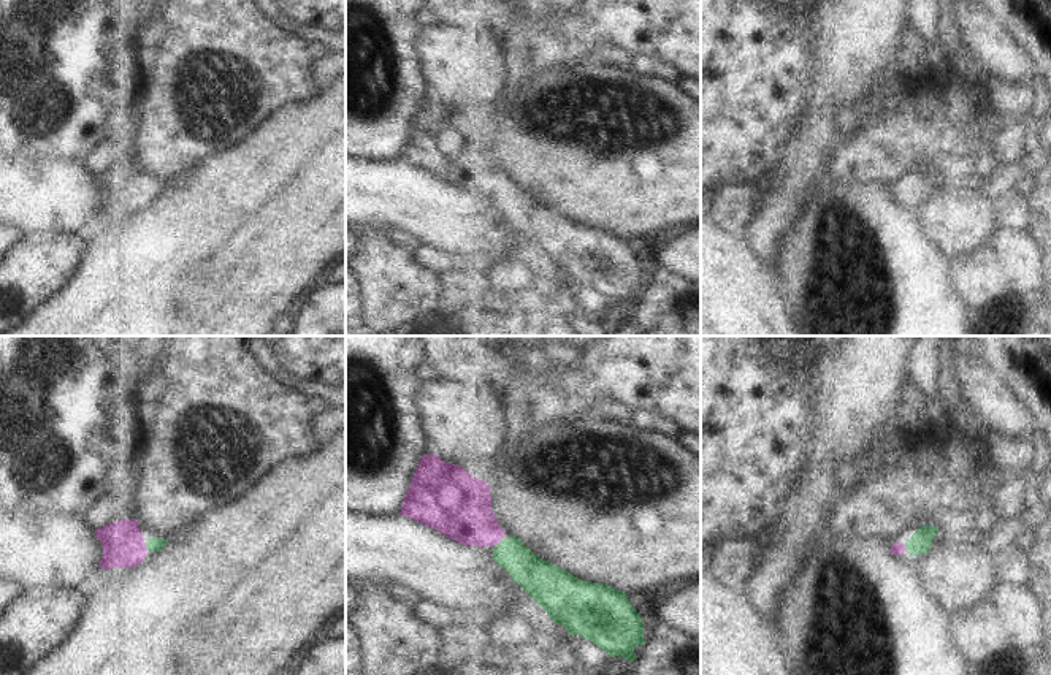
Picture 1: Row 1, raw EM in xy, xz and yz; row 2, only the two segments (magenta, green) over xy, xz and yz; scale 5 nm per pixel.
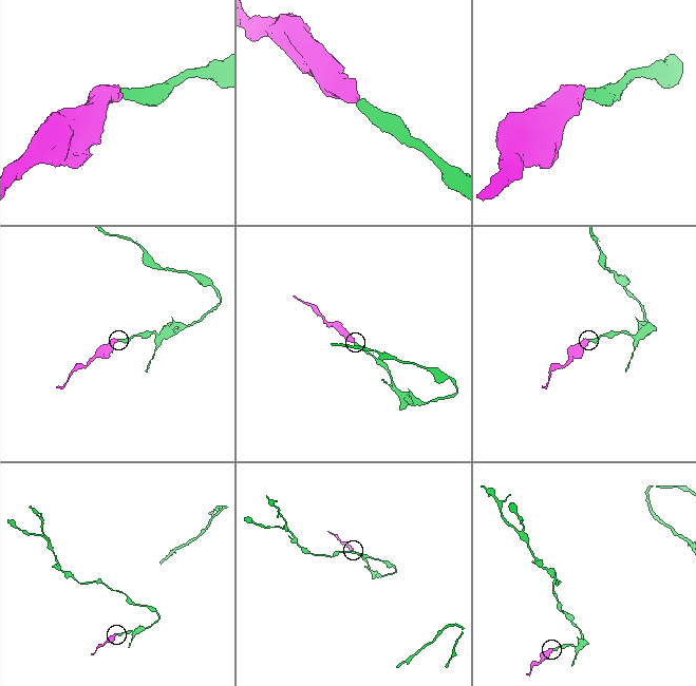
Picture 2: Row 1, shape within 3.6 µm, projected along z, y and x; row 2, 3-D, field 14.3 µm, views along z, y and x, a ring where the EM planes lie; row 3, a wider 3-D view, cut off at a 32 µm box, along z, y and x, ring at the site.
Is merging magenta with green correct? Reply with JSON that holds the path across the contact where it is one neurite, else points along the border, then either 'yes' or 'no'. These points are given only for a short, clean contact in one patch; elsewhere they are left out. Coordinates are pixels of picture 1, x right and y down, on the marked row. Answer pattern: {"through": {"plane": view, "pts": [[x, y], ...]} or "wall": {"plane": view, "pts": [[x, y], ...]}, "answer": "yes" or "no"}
{"through": {"plane": "xz", "pts": [[462, 509], [498, 542], [535, 574]]}, "answer": "yes"}

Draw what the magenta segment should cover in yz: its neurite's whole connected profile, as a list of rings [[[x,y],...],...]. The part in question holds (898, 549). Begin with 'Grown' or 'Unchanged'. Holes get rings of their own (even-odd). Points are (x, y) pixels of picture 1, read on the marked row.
Grown. [[[921,526],[905,543],[892,542],[891,553],[894,556],[904,551],[908,551],[910,556],[927,553],[937,534],[935,526]]]

